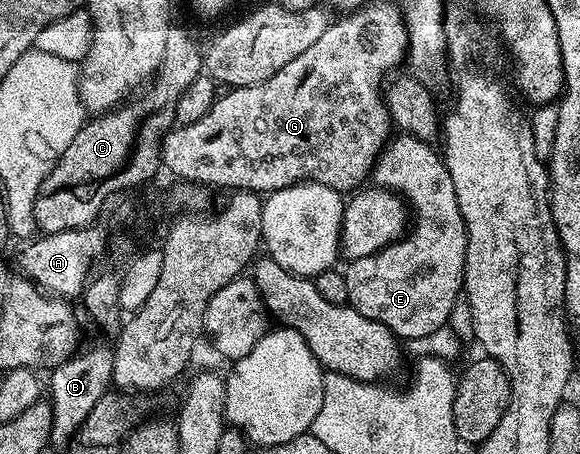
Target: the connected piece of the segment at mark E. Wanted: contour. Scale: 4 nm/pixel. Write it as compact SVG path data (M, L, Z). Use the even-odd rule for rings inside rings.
M404 132L396 133L384 146L383 153L375 162L373 182L376 187L394 191L406 203L411 217L409 229L399 241L389 243L376 254L348 261L343 270L347 301L352 308L369 320L377 320L377 324L385 324L385 328L392 330L400 340L427 336L448 325L463 289L467 229L457 204L457 192L453 192L453 176L449 176L449 168L444 164L440 151L433 147L430 141Z

